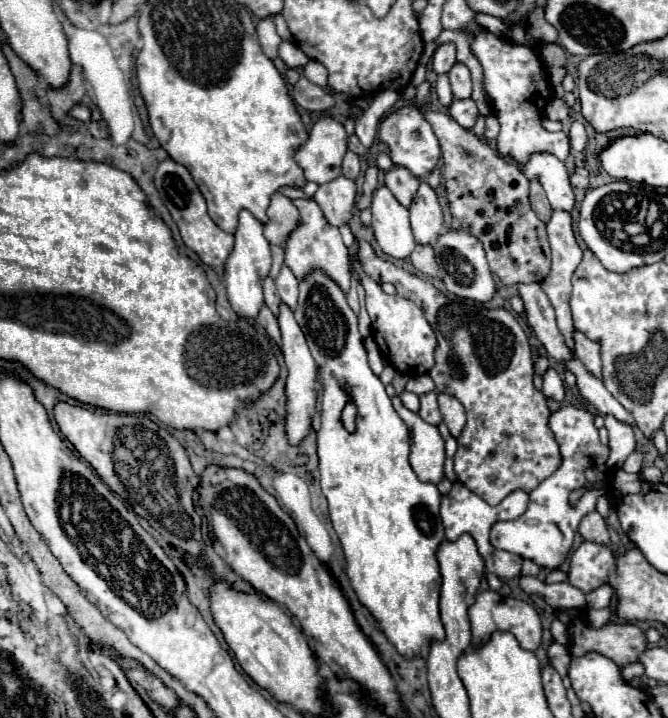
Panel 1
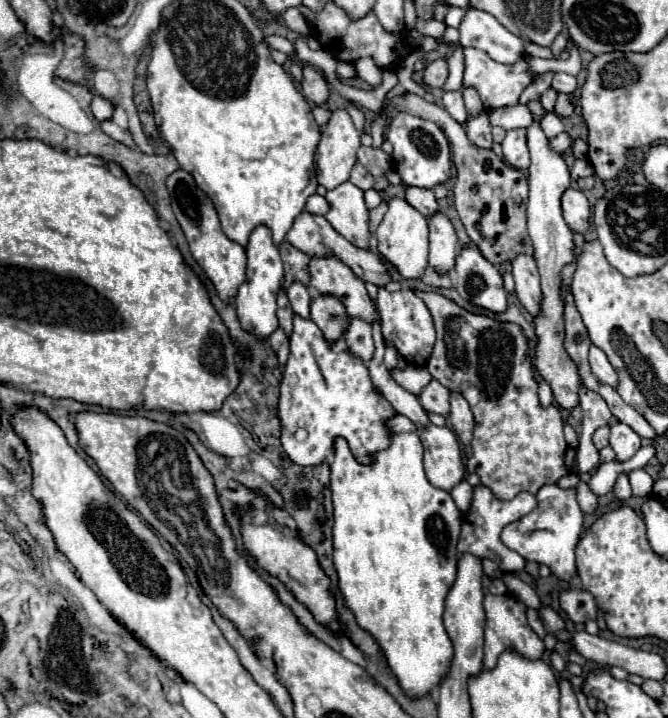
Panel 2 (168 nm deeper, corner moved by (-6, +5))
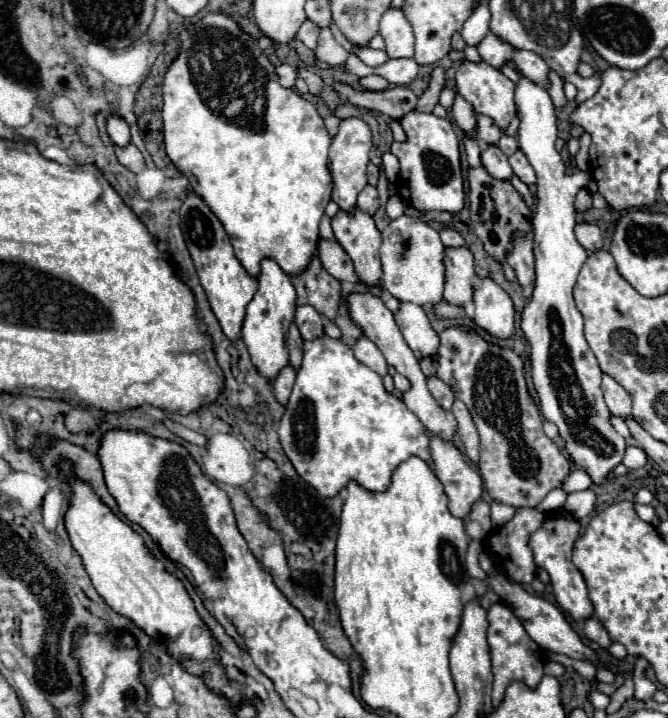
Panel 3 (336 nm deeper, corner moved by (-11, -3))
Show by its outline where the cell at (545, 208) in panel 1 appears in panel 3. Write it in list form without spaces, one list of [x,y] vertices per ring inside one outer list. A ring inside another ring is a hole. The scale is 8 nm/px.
[[[521,75],[517,89],[515,89],[515,105],[517,105],[517,117],[521,121],[519,135],[517,135],[519,149],[525,153],[525,157],[529,159],[529,163],[533,165],[533,169],[537,173],[537,205],[535,205],[535,213],[533,213],[535,273],[537,273],[537,277],[535,277],[533,295],[521,313],[521,329],[525,333],[529,347],[531,347],[531,355],[529,355],[531,377],[533,377],[533,383],[535,383],[535,389],[539,395],[539,411],[547,421],[557,425],[559,435],[565,441],[565,451],[569,453],[571,461],[591,477],[593,485],[605,487],[611,481],[611,477],[609,477],[611,471],[621,463],[627,443],[611,425],[611,413],[603,401],[603,391],[601,391],[603,373],[597,365],[593,351],[587,347],[587,341],[583,335],[583,317],[577,311],[575,301],[573,301],[573,287],[577,283],[581,265],[587,259],[587,251],[575,239],[575,225],[577,225],[575,215],[577,213],[575,213],[573,201],[575,201],[577,191],[589,185],[591,175],[587,171],[567,173],[565,163],[555,147],[558,139],[555,109],[553,109],[549,93],[543,87],[535,85],[533,81],[529,81],[527,77]]]

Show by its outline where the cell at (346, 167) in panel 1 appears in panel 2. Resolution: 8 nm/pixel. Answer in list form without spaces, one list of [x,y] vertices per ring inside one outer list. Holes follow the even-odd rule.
[[[358,161],[356,165],[354,165],[354,169],[352,169],[352,173],[350,173],[350,181],[356,185],[356,187],[360,187],[362,191],[368,191],[368,189],[372,189],[374,187],[374,177],[364,169],[364,165]]]

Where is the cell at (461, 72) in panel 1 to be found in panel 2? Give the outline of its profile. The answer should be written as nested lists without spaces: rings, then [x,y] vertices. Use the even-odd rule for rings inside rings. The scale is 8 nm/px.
[[[464,87],[462,89],[462,97],[464,97],[464,103],[466,103],[468,115],[476,115],[476,113],[484,111],[480,95],[478,95],[478,91],[474,91],[474,87]]]

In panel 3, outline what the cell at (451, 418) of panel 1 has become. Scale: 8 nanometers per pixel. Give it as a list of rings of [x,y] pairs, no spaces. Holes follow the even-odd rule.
[[[463,401],[453,403],[453,415],[455,415],[457,425],[459,425],[457,435],[461,437],[461,441],[465,445],[465,453],[473,463],[477,463],[479,461],[479,433],[475,429],[475,423],[473,423]]]

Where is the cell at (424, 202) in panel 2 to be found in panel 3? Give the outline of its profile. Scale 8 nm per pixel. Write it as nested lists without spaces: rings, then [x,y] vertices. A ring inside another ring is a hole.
[[[445,227],[445,229],[443,229],[443,231],[439,231],[439,233],[441,233],[441,241],[443,241],[443,245],[445,245],[445,247],[467,247],[465,239],[463,239],[457,231],[453,231],[453,229]]]

